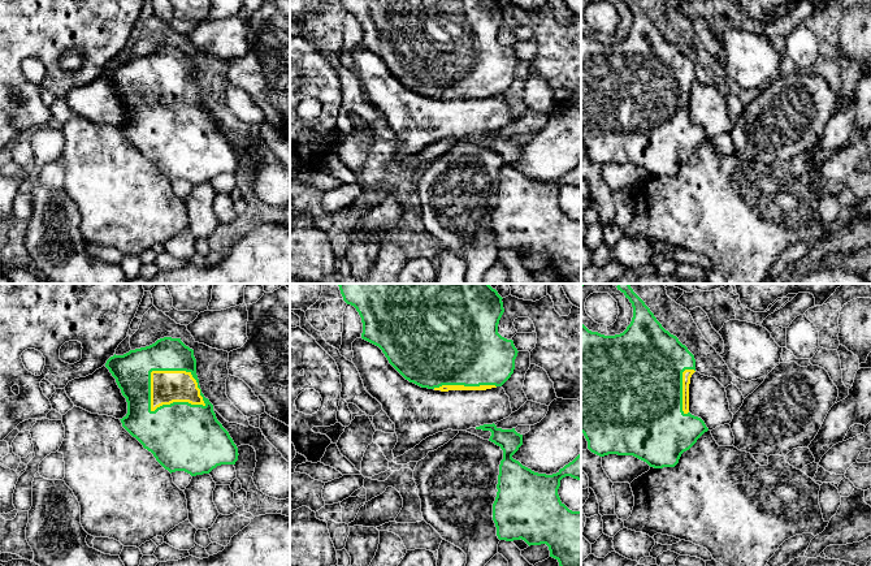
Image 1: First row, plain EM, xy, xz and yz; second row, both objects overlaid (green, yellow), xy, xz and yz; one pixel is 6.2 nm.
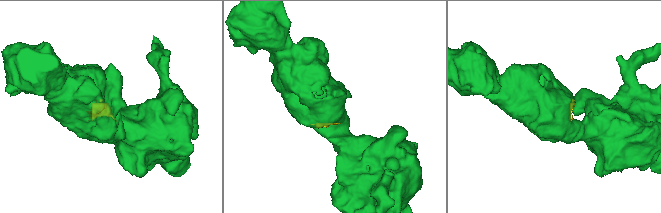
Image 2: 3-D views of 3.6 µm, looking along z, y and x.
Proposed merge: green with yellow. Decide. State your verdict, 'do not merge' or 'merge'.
merge

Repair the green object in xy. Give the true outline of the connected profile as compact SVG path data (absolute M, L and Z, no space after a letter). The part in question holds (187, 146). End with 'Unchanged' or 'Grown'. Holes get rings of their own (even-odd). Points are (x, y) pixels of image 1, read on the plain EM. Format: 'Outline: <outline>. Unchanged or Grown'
Outline: M164 46L155 52L110 65L105 75L127 111L122 135L170 182L209 182L221 173L235 173L238 156L217 129L213 113L202 101L194 59L181 47Z. Grown

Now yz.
Outline: M621 0L633 16L627 38L615 44L589 39L581 31L581 141L588 157L604 165L633 164L650 176L675 176L681 163L708 139L689 121L694 64L666 39L634 0Z. Grown

